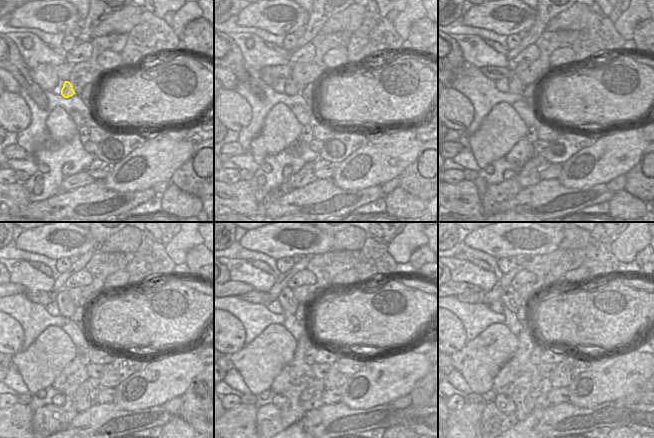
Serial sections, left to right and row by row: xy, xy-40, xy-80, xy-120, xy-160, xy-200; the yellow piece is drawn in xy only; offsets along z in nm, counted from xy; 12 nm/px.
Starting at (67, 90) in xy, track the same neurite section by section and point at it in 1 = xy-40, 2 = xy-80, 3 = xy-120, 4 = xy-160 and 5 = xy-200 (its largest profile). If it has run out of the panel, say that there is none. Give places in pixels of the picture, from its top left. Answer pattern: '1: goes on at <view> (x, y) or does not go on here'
1: goes on at xy-40 (291, 88)
2: goes on at xy-80 (515, 85)
3: goes on at xy-120 (66, 307)
4: goes on at xy-160 (286, 298)
5: goes on at xy-200 (510, 297)

